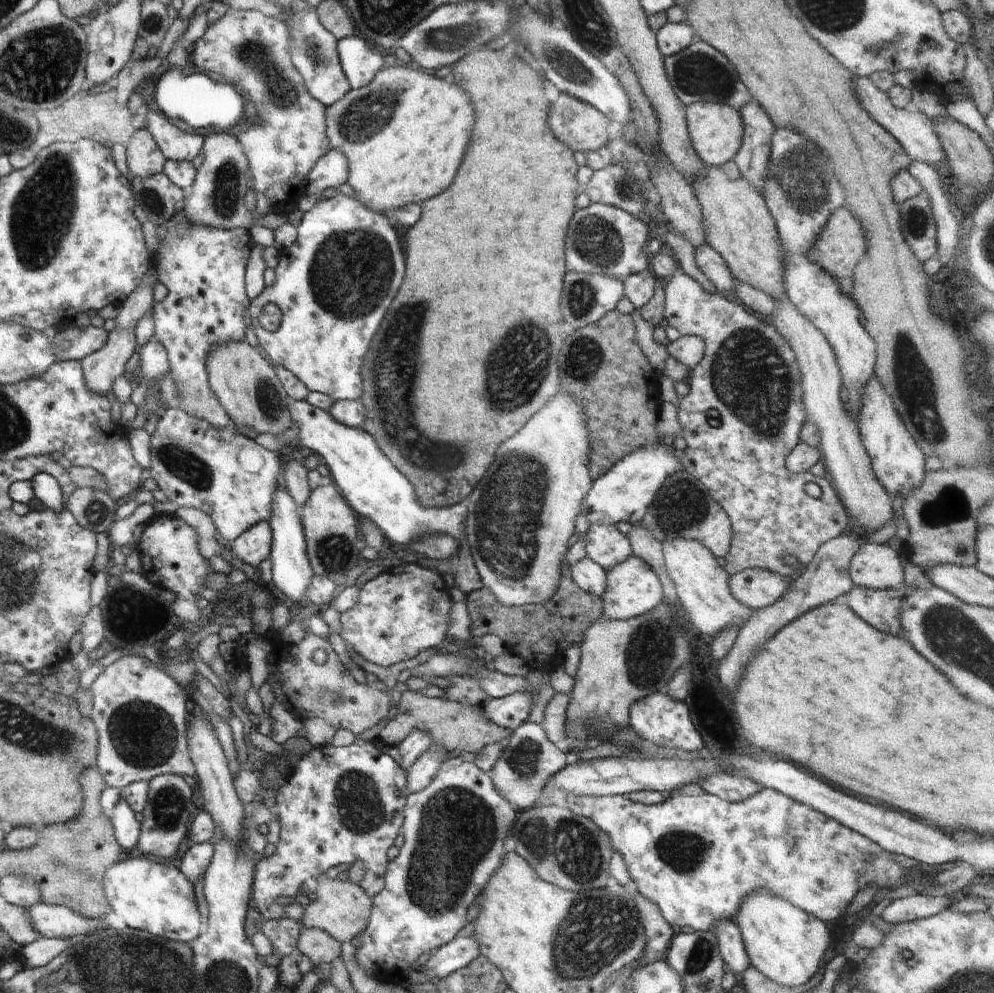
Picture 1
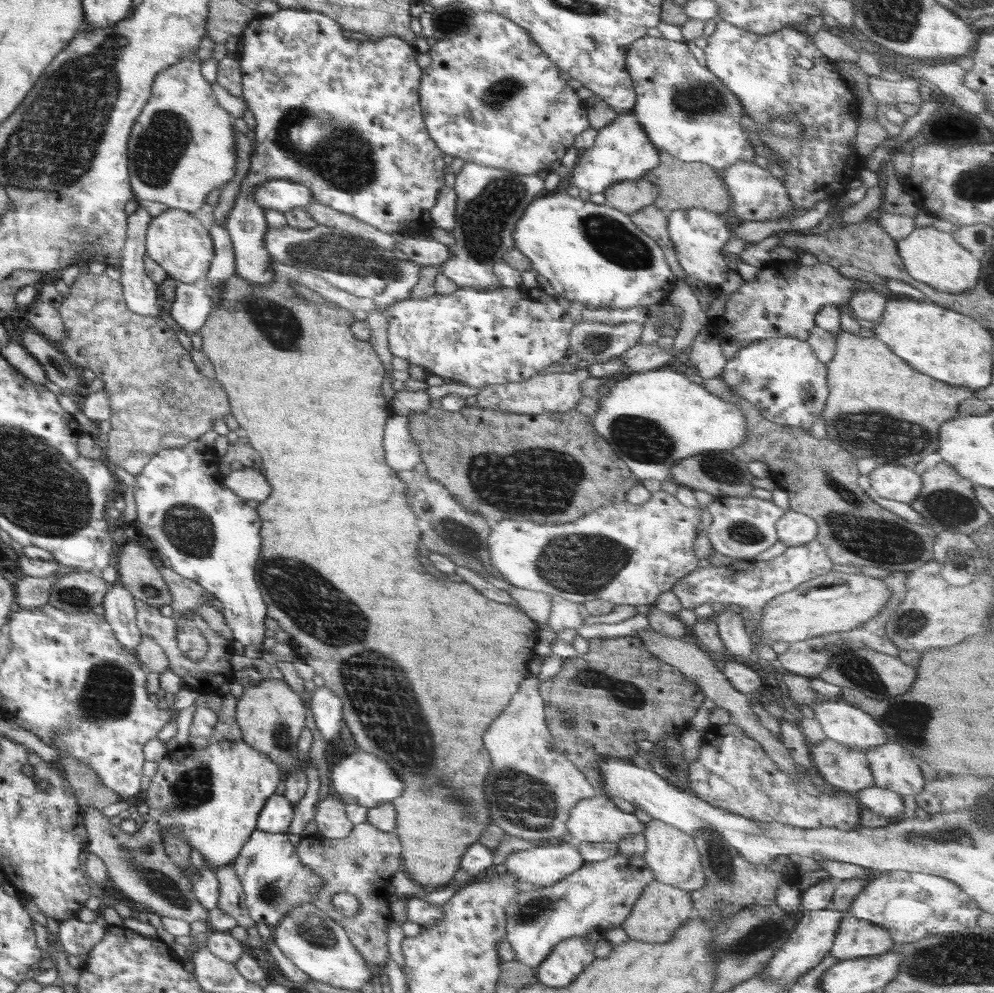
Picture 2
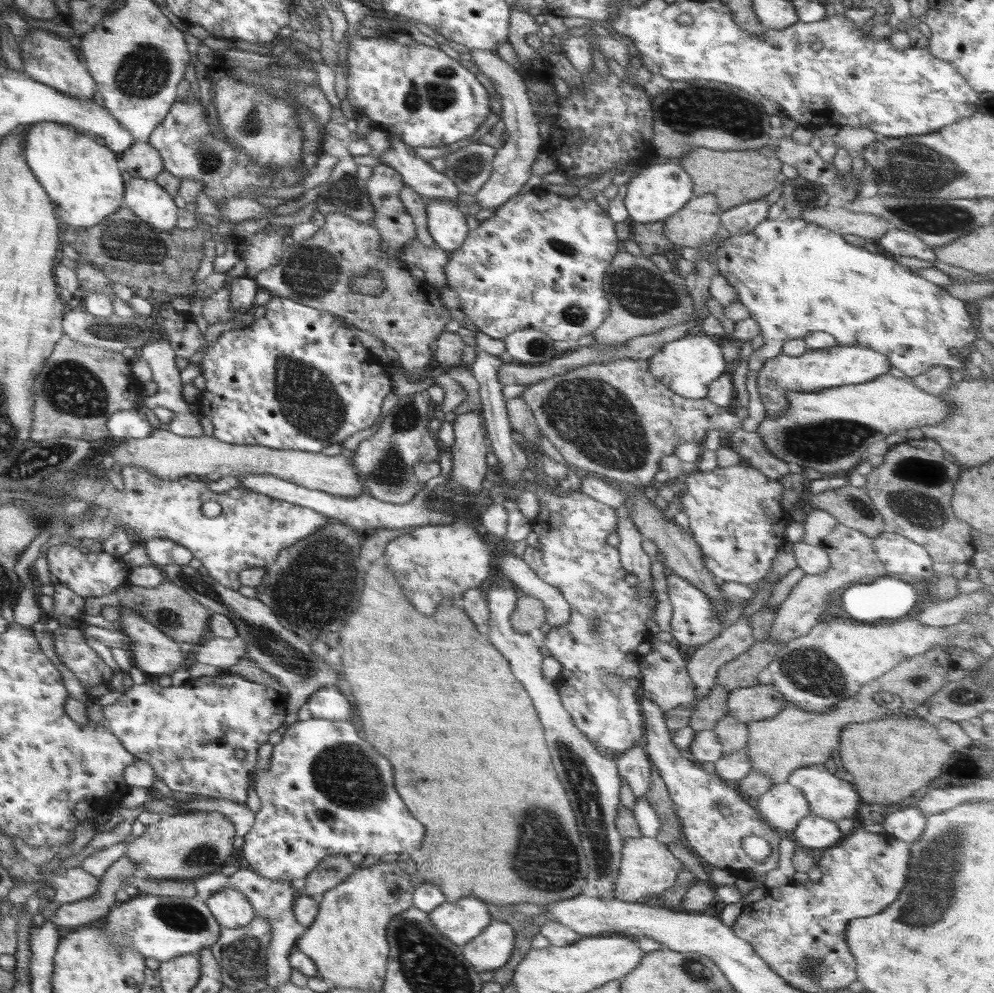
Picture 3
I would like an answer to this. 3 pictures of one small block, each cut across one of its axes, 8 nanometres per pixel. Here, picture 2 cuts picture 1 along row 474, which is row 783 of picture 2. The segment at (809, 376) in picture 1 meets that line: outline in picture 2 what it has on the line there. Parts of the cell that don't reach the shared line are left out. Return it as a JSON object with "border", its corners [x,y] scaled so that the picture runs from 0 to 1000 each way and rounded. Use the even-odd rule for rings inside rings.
{"border":[[[831,743],[815,750],[815,760],[828,785],[841,796],[860,800],[880,791],[868,755],[856,754]]]}

